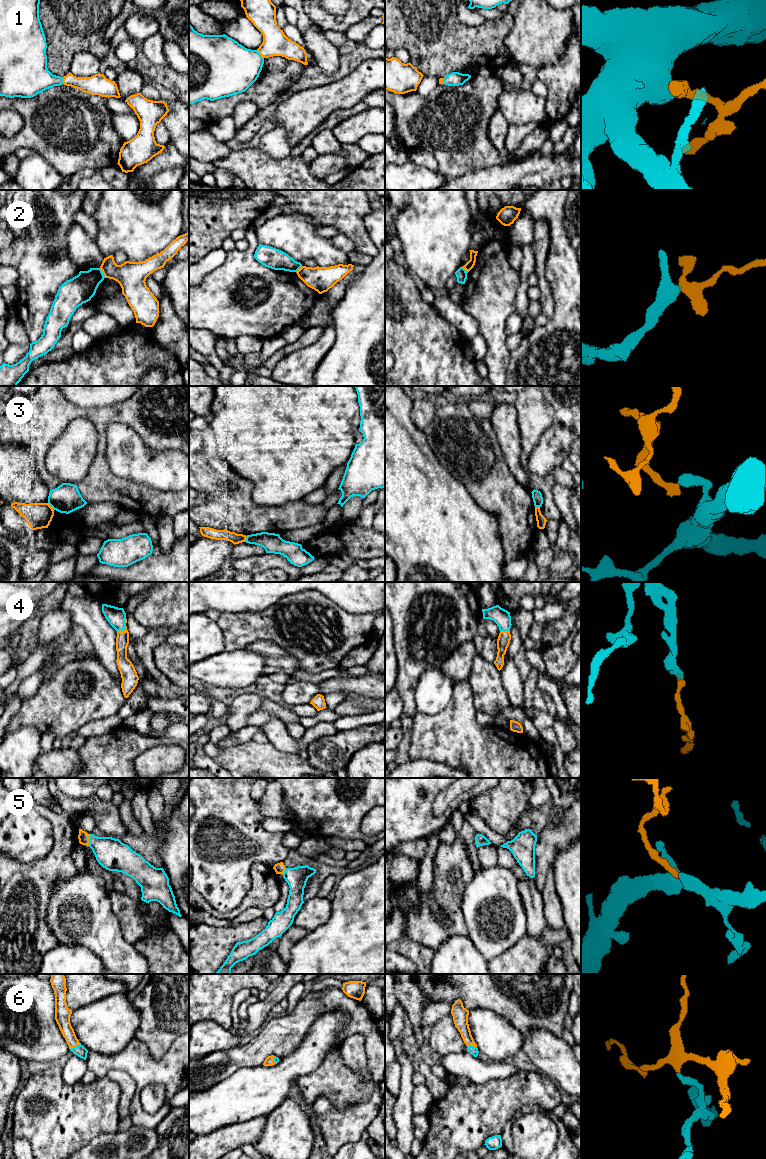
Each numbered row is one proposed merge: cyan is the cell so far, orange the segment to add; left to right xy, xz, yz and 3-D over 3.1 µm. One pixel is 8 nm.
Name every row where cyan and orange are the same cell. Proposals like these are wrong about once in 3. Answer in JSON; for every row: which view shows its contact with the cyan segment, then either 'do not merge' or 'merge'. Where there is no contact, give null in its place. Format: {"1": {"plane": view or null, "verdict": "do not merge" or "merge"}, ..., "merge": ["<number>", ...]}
{"1": {"plane": "xz", "verdict": "merge"}, "2": {"plane": "xy", "verdict": "do not merge"}, "3": {"plane": "xy", "verdict": "do not merge"}, "4": {"plane": "xy", "verdict": "merge"}, "5": {"plane": "xy", "verdict": "merge"}, "6": {"plane": "xy", "verdict": "merge"}, "merge": ["1", "4", "5", "6"]}

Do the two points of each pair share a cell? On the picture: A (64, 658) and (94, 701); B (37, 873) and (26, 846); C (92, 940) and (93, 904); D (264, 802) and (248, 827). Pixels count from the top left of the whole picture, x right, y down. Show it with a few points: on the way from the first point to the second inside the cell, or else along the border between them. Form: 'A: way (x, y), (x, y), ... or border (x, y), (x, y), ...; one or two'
A: border (90, 658), (67, 662), (50, 678); two
B: border (52, 848), (31, 862), (10, 858); two
C: way (93, 931), (94, 913); one
D: border (255, 799), (258, 810), (266, 817); two

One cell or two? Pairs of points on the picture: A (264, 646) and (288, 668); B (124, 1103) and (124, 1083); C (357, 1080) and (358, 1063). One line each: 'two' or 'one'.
A: one
B: one
C: two

